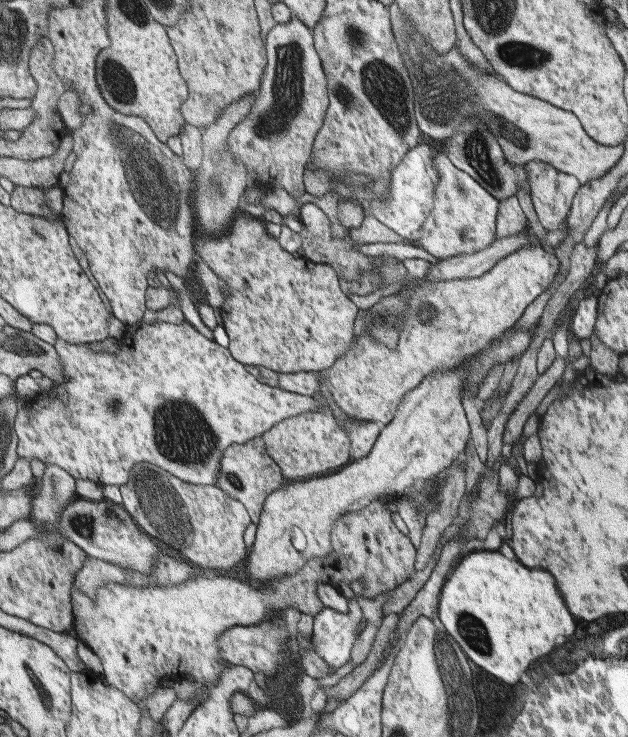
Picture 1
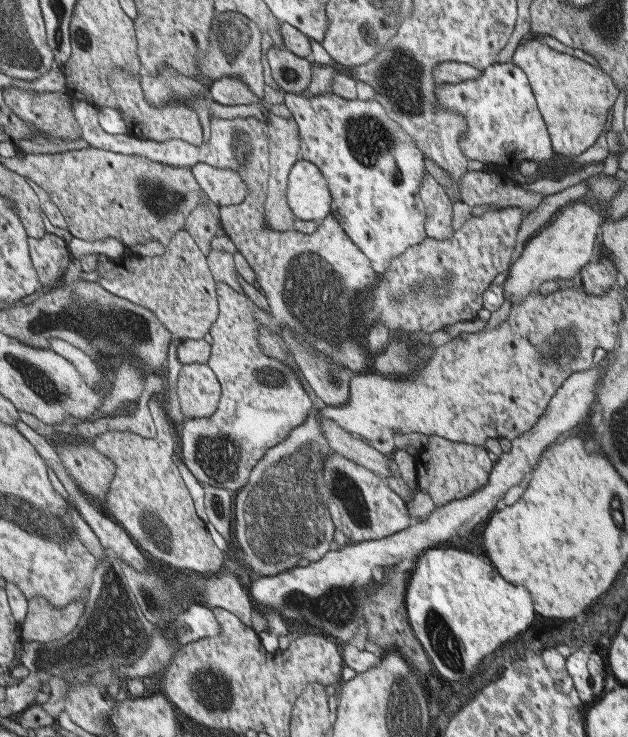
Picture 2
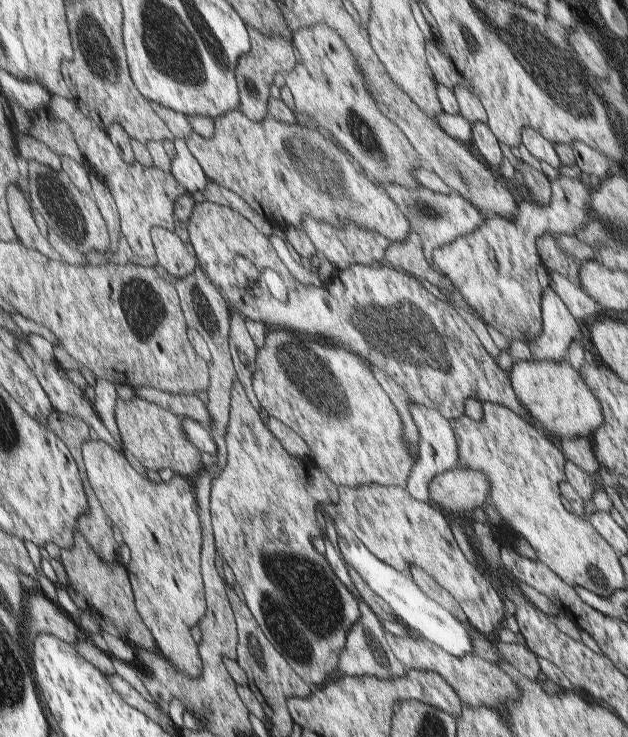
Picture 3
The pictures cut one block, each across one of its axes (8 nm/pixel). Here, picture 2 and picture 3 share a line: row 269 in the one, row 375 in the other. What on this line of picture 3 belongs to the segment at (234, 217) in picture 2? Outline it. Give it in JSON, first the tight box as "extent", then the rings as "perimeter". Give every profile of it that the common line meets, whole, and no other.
{"extent":[252,325,421,488],"perimeter":[[[266,325],[265,327],[267,331],[265,344],[257,349],[256,370],[254,370],[254,378],[252,379],[253,389],[261,408],[264,408],[269,416],[274,416],[274,418],[292,428],[308,444],[308,448],[312,450],[308,456],[314,462],[317,462],[318,466],[328,474],[328,478],[332,479],[337,486],[344,484],[344,486],[350,486],[350,488],[358,488],[362,485],[381,484],[382,486],[405,488],[417,466],[417,462],[421,460],[421,455],[414,454],[414,446],[410,446],[410,442],[406,442],[405,420],[402,419],[391,396],[378,382],[377,376],[372,374],[371,367],[354,351],[348,350],[338,343],[335,345],[334,342],[324,341],[323,339],[304,337],[303,334],[295,333],[294,330],[283,329],[282,326]]]}

